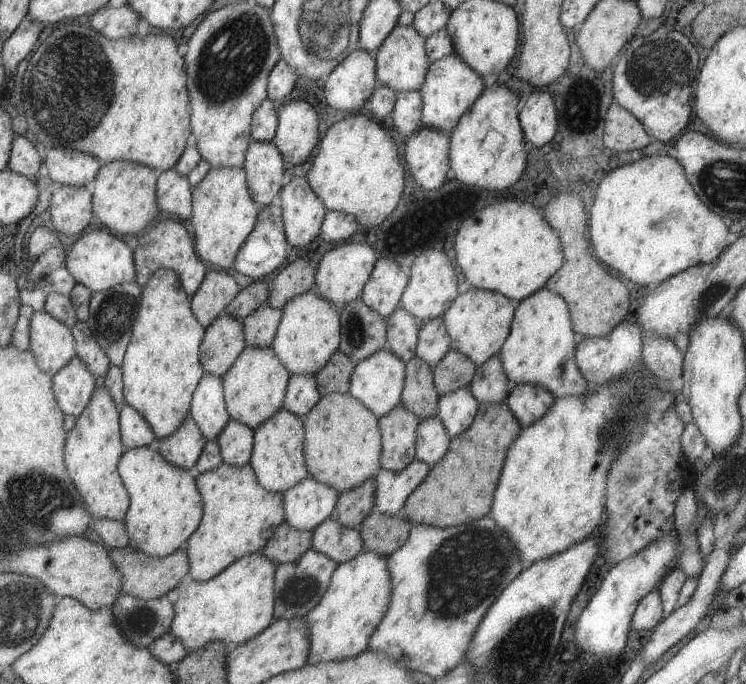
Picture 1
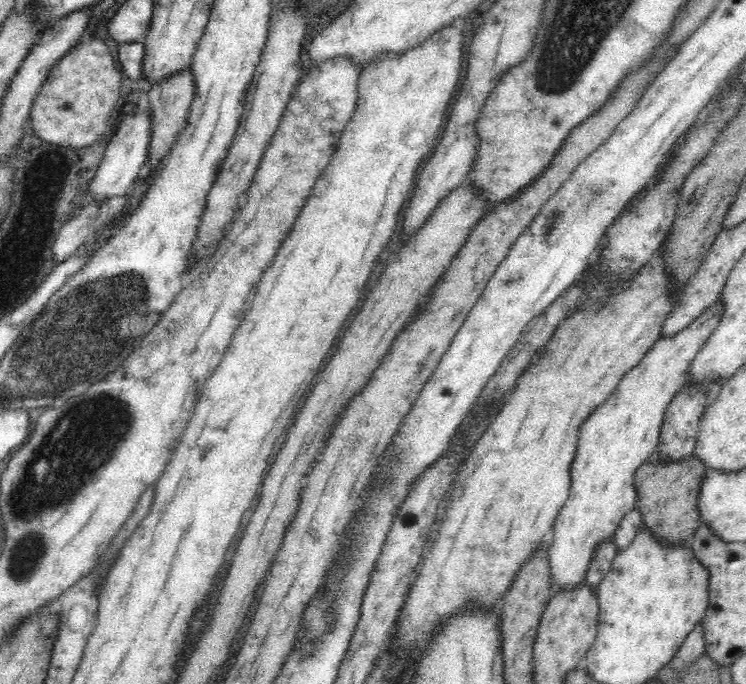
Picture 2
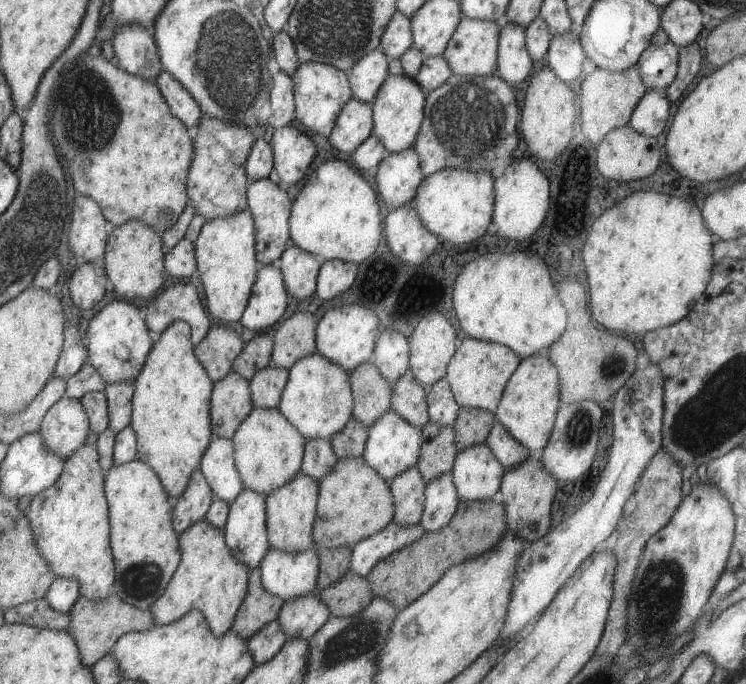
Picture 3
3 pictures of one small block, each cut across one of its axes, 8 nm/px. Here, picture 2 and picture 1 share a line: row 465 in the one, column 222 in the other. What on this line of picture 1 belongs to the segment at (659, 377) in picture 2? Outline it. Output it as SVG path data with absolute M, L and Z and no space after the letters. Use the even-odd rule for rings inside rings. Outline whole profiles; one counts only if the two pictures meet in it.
M257 550L241 556L205 582L193 580L189 573L185 574L172 593L175 614L169 634L173 634L187 651L197 650L213 640L232 647L255 638L275 619L275 569L275 564Z

